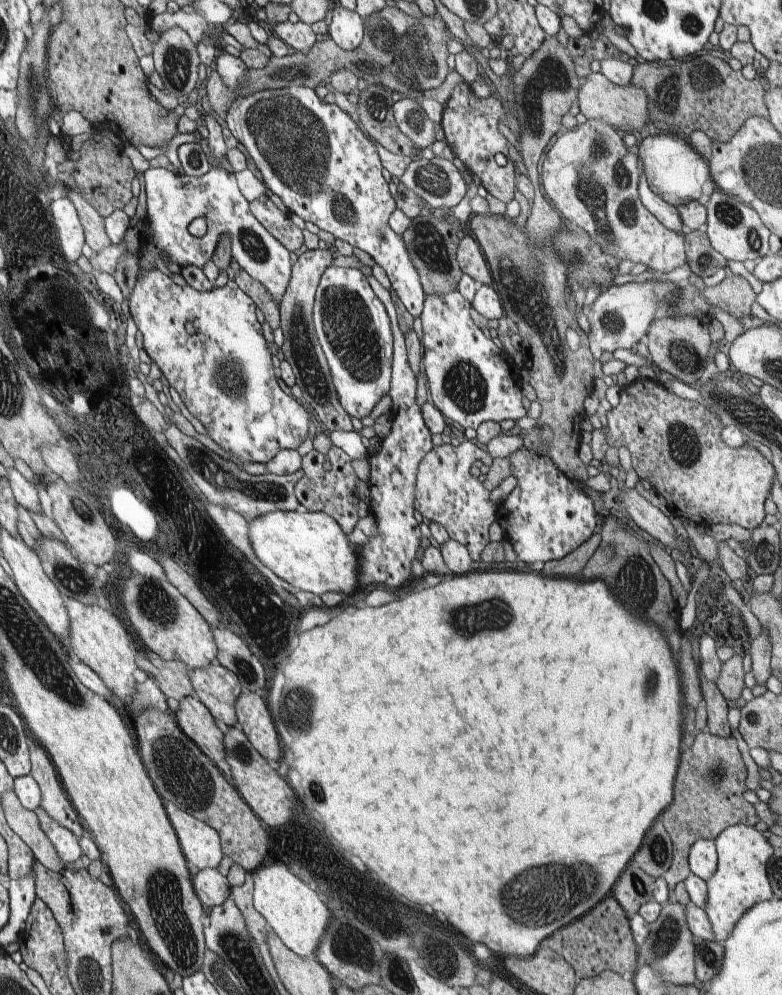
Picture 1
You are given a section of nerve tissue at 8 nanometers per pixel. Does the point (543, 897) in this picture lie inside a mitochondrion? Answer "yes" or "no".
yes

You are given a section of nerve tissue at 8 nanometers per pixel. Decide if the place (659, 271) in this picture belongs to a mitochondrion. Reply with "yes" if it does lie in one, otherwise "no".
no

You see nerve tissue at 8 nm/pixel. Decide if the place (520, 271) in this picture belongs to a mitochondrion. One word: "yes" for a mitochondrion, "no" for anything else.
yes

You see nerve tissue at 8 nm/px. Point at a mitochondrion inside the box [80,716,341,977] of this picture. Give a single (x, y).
(175, 940)

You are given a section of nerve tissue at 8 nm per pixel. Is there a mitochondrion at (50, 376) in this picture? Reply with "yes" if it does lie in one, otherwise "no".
no

